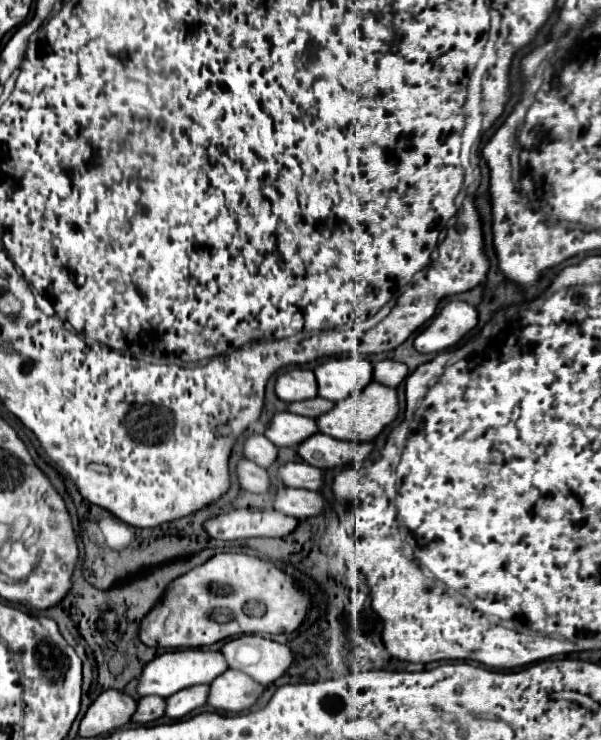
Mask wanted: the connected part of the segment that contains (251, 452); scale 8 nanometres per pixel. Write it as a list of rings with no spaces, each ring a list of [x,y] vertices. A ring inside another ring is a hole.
[[[250,434],[244,440],[244,458],[256,462],[262,468],[268,468],[276,460],[278,448],[262,434]]]

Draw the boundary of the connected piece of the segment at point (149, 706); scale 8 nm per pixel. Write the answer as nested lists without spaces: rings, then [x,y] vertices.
[[[146,696],[146,698],[138,700],[138,708],[132,716],[132,722],[148,724],[148,722],[158,720],[162,716],[162,712],[164,712],[164,700],[158,696]]]

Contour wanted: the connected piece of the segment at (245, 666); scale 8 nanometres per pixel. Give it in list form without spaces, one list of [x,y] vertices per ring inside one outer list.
[[[246,634],[228,640],[222,650],[228,668],[248,674],[258,684],[272,684],[292,664],[292,652],[286,644],[278,644],[258,634]]]

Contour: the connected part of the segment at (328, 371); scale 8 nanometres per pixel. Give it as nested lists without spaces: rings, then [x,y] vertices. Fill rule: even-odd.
[[[362,356],[328,358],[314,368],[318,396],[338,402],[350,392],[362,390],[372,380],[372,364]]]

